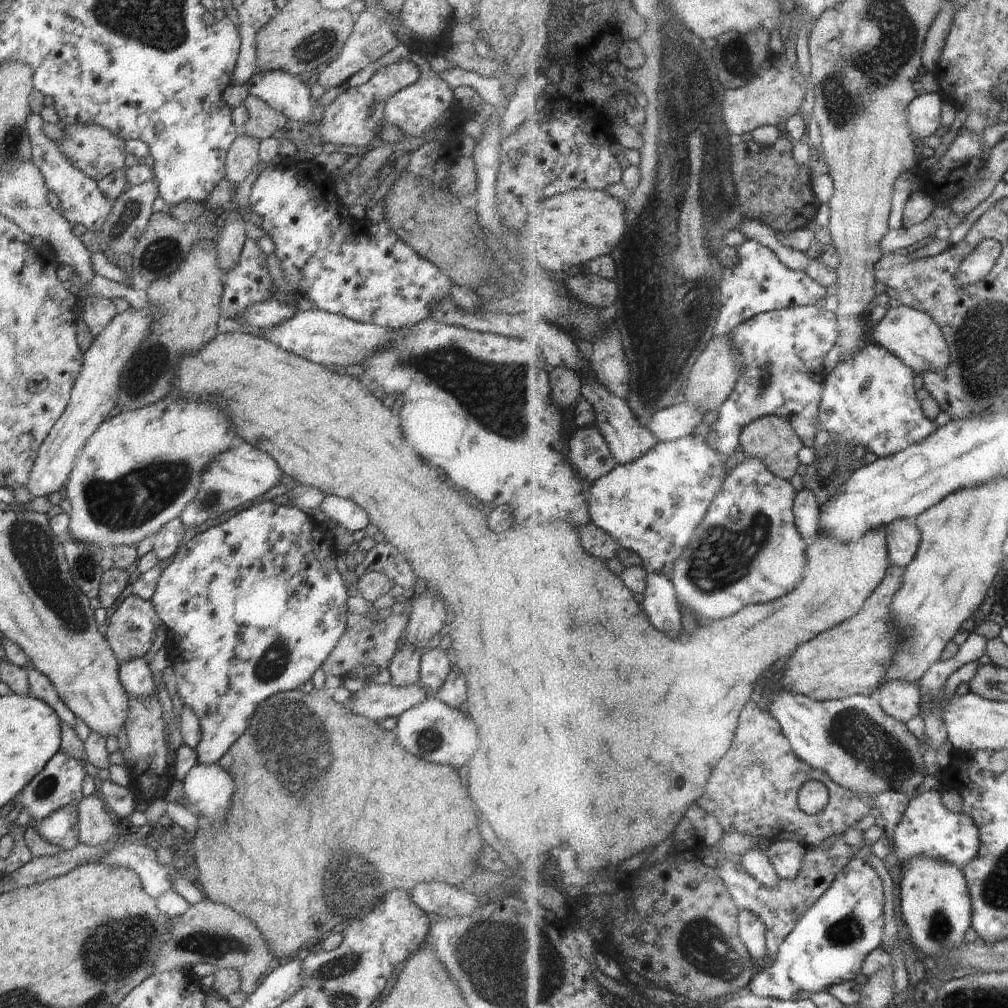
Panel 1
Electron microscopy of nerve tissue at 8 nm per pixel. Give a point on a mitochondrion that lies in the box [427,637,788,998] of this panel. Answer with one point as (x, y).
(702, 944)

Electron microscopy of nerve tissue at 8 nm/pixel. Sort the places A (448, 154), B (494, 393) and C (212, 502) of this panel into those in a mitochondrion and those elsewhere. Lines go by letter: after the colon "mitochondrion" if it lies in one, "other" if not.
A: other
B: mitochondrion
C: mitochondrion

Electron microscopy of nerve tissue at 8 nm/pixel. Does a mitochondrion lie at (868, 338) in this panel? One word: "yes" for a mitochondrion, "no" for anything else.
no

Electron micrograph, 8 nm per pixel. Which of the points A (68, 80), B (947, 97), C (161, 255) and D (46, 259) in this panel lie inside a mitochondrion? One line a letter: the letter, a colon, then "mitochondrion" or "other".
A: other
B: other
C: mitochondrion
D: other

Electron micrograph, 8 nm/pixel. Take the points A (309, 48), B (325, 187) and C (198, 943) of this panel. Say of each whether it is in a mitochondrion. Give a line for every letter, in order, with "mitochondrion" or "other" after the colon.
A: mitochondrion
B: other
C: mitochondrion

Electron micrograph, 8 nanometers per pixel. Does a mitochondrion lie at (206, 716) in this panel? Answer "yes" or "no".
no

